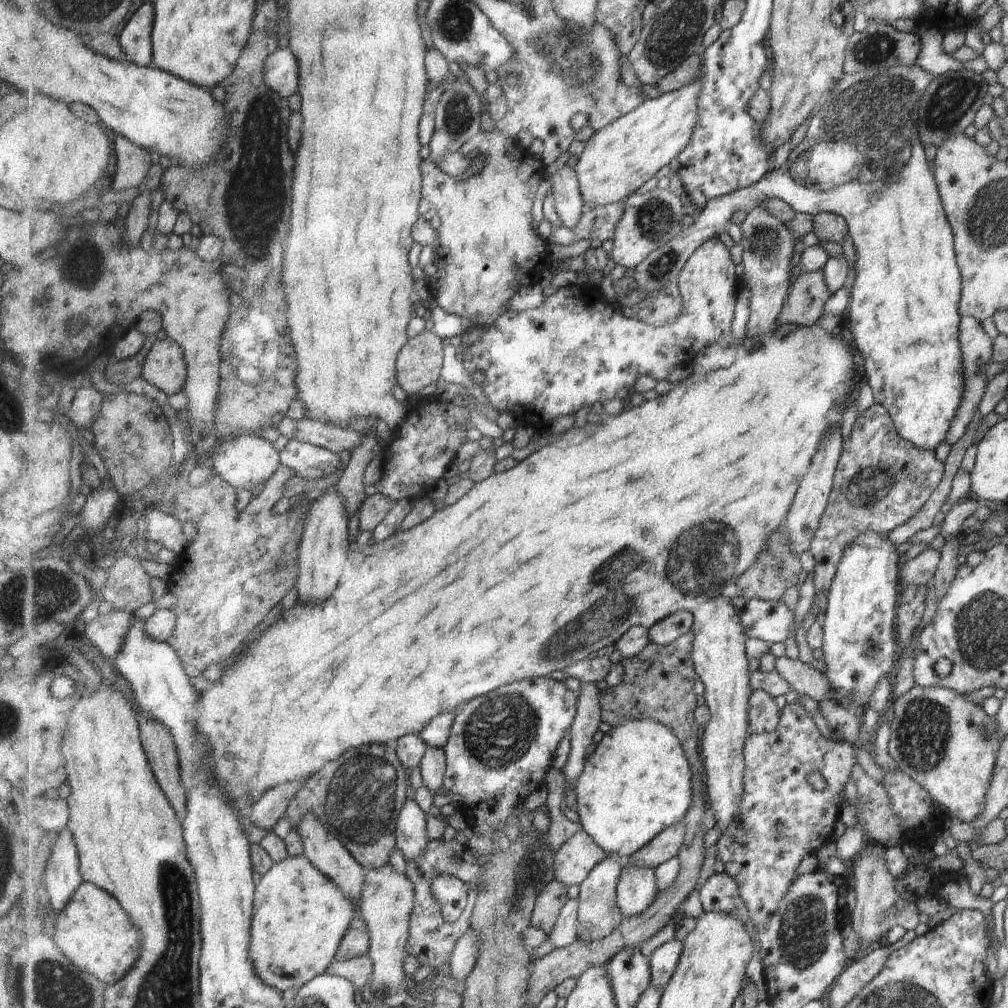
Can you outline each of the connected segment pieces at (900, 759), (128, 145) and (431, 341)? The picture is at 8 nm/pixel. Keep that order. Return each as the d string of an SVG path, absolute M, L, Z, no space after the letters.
M913 685L897 700L890 700L893 720L889 725L890 735L887 743L889 756L897 762L899 771L914 780L937 804L944 815L951 814L954 821L970 823L982 812L984 798L998 751L996 722L989 717L981 706L964 699L952 690L943 687L922 687Z
M119 134L114 140L114 152L117 162L112 190L140 188L152 165L151 152Z
M427 329L407 341L398 354L397 384L408 396L417 396L419 390L442 378L445 347L443 339Z

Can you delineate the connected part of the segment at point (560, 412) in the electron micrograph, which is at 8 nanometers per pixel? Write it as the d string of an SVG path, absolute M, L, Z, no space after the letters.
M718 237L709 239L703 246L695 250L693 256L689 258L685 268L679 274L677 282L684 298L681 316L673 324L666 324L664 327L654 327L653 325L643 323L637 316L632 318L625 317L620 311L620 306L608 301L608 298L604 296L599 288L586 288L585 285L576 284L560 288L534 309L519 312L507 310L502 315L499 315L476 343L473 343L470 348L462 348L462 360L466 371L470 374L471 378L475 372L481 372L484 375L484 380L480 383L474 382L474 385L482 390L499 412L508 412L515 418L517 424L529 424L529 426L534 426L537 430L547 430L550 422L555 422L559 418L563 418L563 416L574 417L575 414L583 414L583 410L587 410L587 407L595 404L595 402L603 404L605 401L613 400L617 397L627 402L629 394L635 392L635 382L637 382L639 376L651 376L657 381L667 381L674 368L693 365L698 354L705 349L732 345L736 341L733 323L736 317L738 298L741 293L739 293L739 284L737 284L735 265L733 264L733 260L731 260L731 256L729 256L729 249L725 248L725 244Z

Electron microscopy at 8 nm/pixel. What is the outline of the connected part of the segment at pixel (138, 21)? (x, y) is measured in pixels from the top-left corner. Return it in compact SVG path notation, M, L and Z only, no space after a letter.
M141 3L118 36L123 50L136 65L154 66L152 48L154 18L154 3Z

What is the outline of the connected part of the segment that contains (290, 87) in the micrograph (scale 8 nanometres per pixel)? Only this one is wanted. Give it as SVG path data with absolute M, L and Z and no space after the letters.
M279 48L267 57L264 68L264 81L284 99L297 94L299 88L299 61L289 48Z

